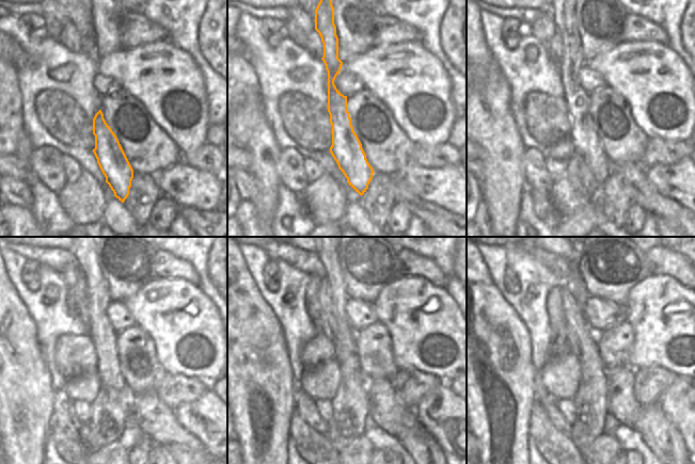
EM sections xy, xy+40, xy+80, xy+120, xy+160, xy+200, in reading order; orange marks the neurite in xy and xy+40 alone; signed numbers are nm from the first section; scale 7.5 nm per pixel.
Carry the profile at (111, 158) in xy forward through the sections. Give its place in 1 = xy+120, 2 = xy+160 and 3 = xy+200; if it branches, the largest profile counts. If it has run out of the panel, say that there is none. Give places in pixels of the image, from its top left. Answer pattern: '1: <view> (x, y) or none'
1: xy+120 (103, 335)
2: xy+160 (334, 276)
3: xy+200 (575, 286)

